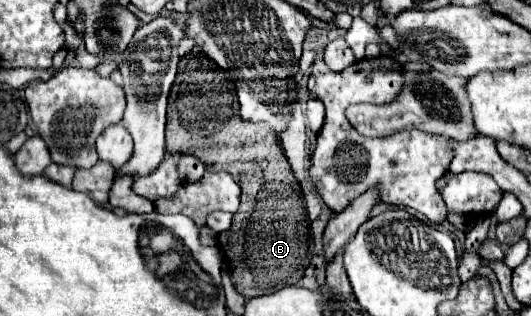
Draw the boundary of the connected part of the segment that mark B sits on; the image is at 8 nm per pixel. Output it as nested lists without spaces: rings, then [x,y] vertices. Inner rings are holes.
[[[204,54],[182,58],[168,98],[166,148],[168,152],[192,154],[216,170],[226,170],[240,184],[240,208],[230,230],[218,234],[218,248],[228,262],[236,290],[244,298],[252,298],[296,284],[304,276],[310,264],[310,220],[300,182],[276,134],[266,122],[240,118],[234,90],[234,82],[228,80],[228,74],[216,68]],[[268,184],[288,184],[288,188],[264,188]]]

